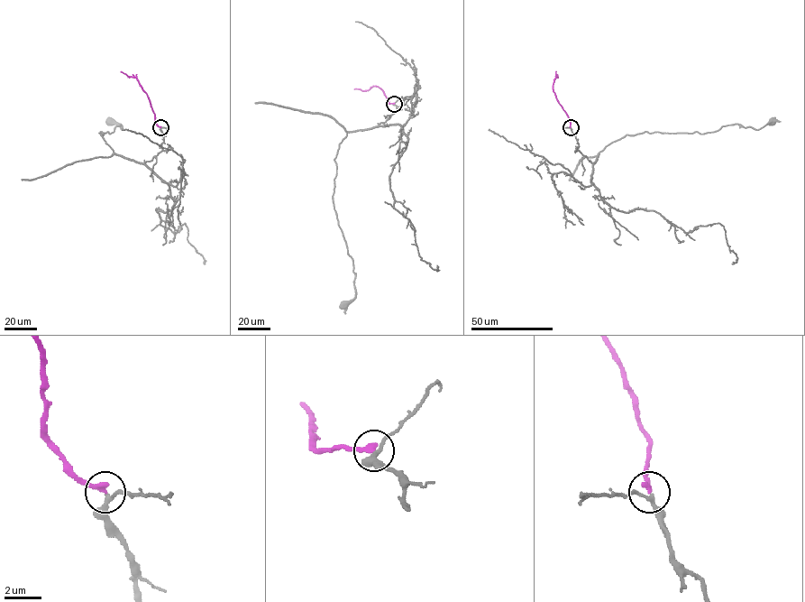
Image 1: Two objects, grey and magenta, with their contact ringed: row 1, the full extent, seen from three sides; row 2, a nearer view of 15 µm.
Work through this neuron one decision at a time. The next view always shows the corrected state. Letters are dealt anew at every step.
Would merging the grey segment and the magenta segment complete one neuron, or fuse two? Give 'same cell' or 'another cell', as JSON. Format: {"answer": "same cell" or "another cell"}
{"answer": "same cell"}

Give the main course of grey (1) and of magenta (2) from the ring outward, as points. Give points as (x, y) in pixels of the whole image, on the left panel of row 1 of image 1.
1: (160, 127), (162, 150), (141, 162), (105, 143), (100, 132), (122, 130), (109, 122)
2: (160, 127), (155, 122), (150, 100), (138, 79), (121, 71)

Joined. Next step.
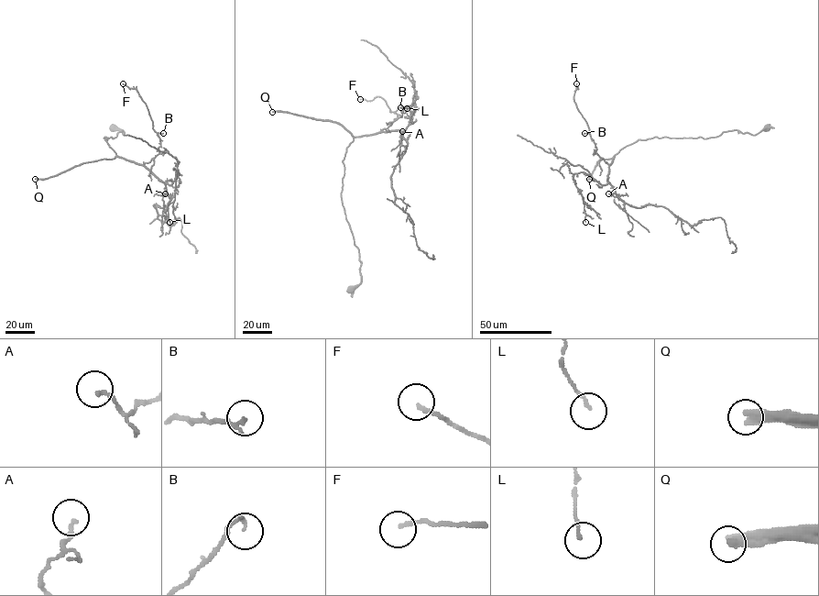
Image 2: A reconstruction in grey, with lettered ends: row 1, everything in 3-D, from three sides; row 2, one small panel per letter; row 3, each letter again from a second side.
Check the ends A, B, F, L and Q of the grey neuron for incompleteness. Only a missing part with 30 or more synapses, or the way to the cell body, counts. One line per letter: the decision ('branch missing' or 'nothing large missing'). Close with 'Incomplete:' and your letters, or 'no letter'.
A: nothing large missing
B: nothing large missing
F: nothing large missing
L: nothing large missing
Q: branch missing
Incomplete: Q

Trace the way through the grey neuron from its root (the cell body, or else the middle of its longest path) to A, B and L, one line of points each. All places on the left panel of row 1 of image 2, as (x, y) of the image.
A: (113, 127), (124, 135), (122, 130), (104, 137), (109, 146), (143, 164), (164, 183), (165, 193)
B: (113, 127), (124, 135), (122, 130), (104, 137), (109, 146), (141, 164), (159, 152), (163, 133)
L: (113, 127), (124, 135), (122, 130), (103, 137), (117, 156), (169, 184), (178, 172), (166, 211), (169, 222)

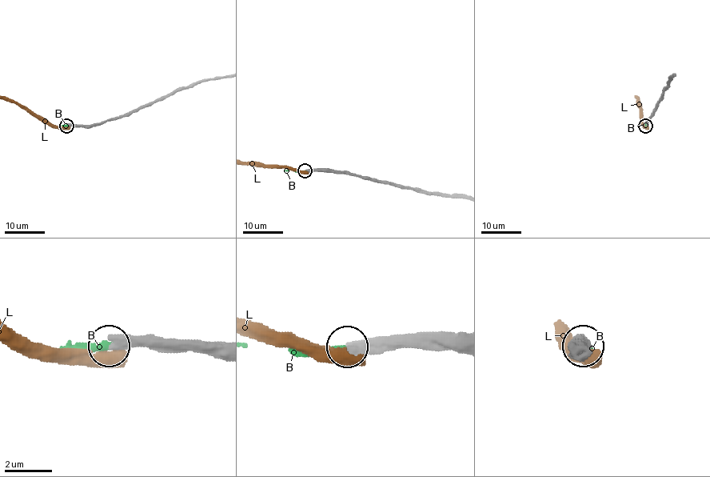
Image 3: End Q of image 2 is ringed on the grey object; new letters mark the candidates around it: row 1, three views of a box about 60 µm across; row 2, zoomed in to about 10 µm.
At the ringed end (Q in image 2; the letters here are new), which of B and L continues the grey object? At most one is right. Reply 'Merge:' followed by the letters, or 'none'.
Merge: B

